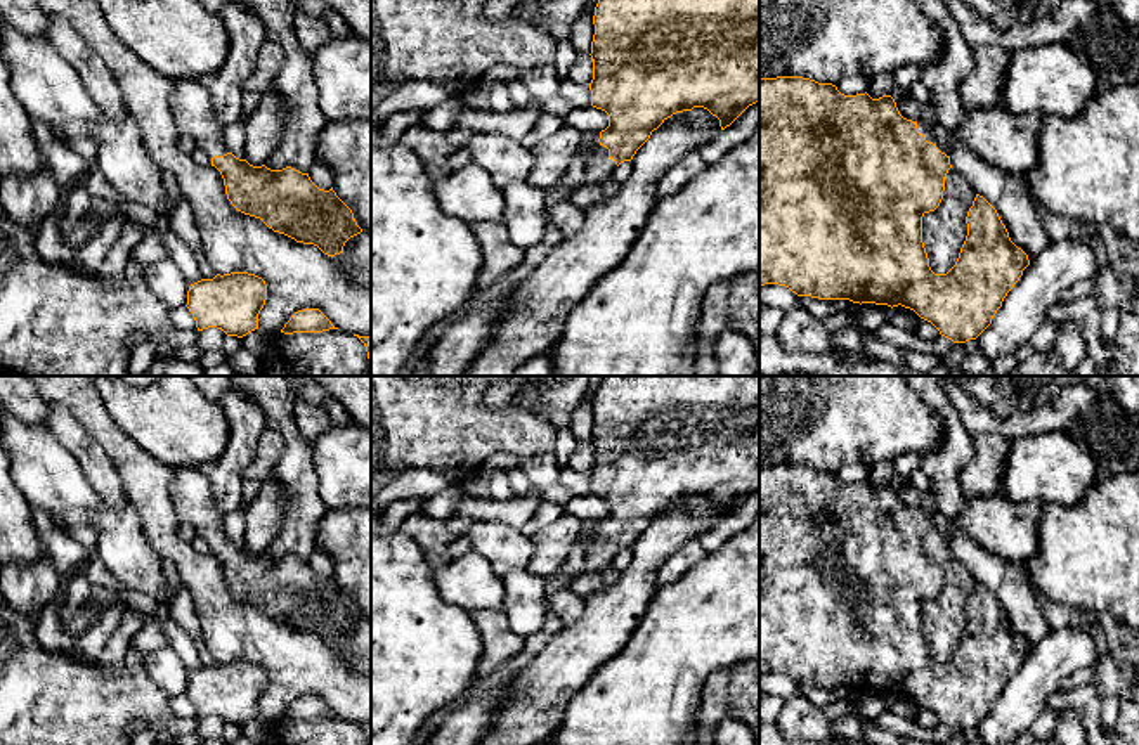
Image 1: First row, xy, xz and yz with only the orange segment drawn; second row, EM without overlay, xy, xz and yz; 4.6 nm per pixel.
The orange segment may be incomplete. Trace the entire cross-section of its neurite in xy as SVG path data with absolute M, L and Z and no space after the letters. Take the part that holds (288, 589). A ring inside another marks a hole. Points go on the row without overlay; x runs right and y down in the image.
M198 468L175 470L170 492L177 516L191 522L198 535L212 546L212 554L224 567L227 587L238 599L260 606L269 617L296 631L314 632L328 645L343 641L345 631L362 620L352 598L333 575L329 579L319 577L309 561L291 554L270 558L265 553L253 554L246 547L236 546L224 528L224 516L217 509L212 485Z

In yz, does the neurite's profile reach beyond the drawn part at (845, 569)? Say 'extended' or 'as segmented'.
extended

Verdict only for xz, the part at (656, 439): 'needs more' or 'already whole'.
needs more

